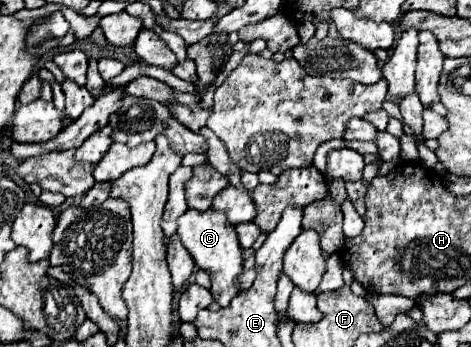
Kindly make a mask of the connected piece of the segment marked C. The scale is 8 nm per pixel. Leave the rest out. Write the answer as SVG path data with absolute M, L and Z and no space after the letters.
M188 209L180 219L178 219L178 235L184 243L184 247L190 251L194 257L196 265L200 269L206 269L212 279L212 297L220 307L228 307L232 297L238 293L238 285L234 279L242 273L242 247L238 243L234 225L226 221L226 213L218 213L214 209L198 213L196 209Z

